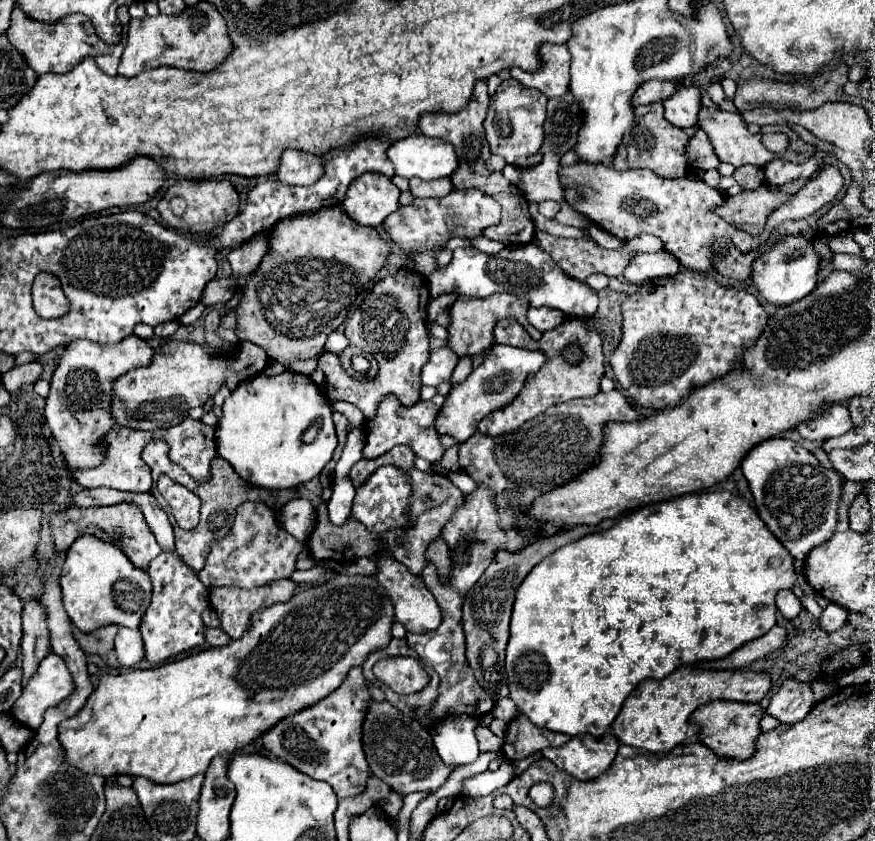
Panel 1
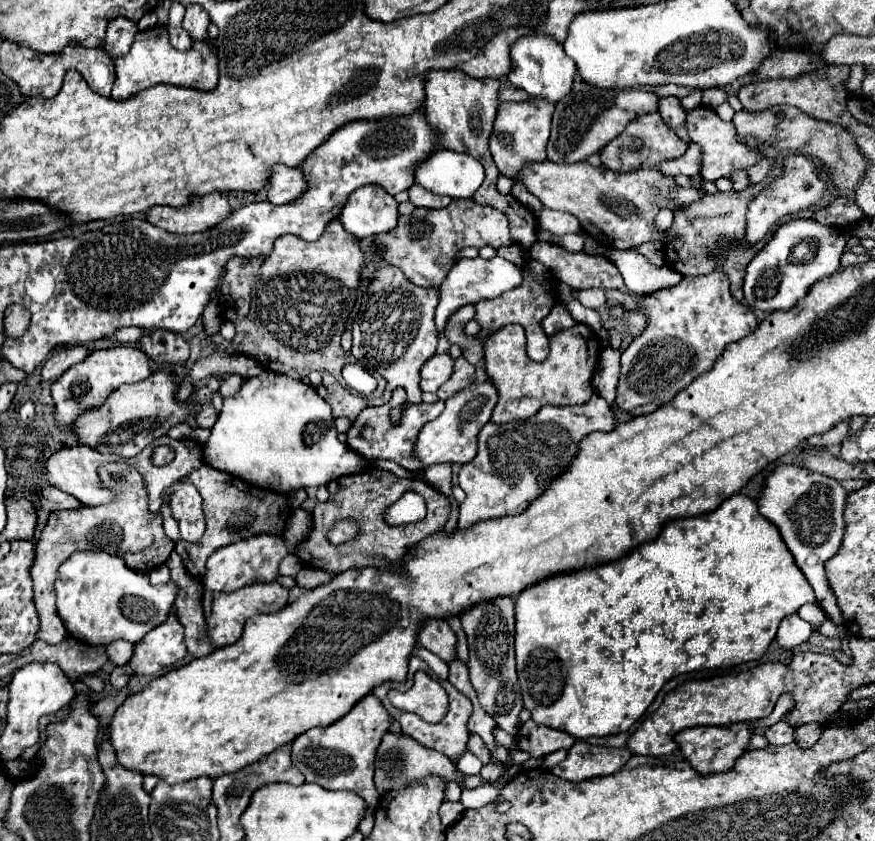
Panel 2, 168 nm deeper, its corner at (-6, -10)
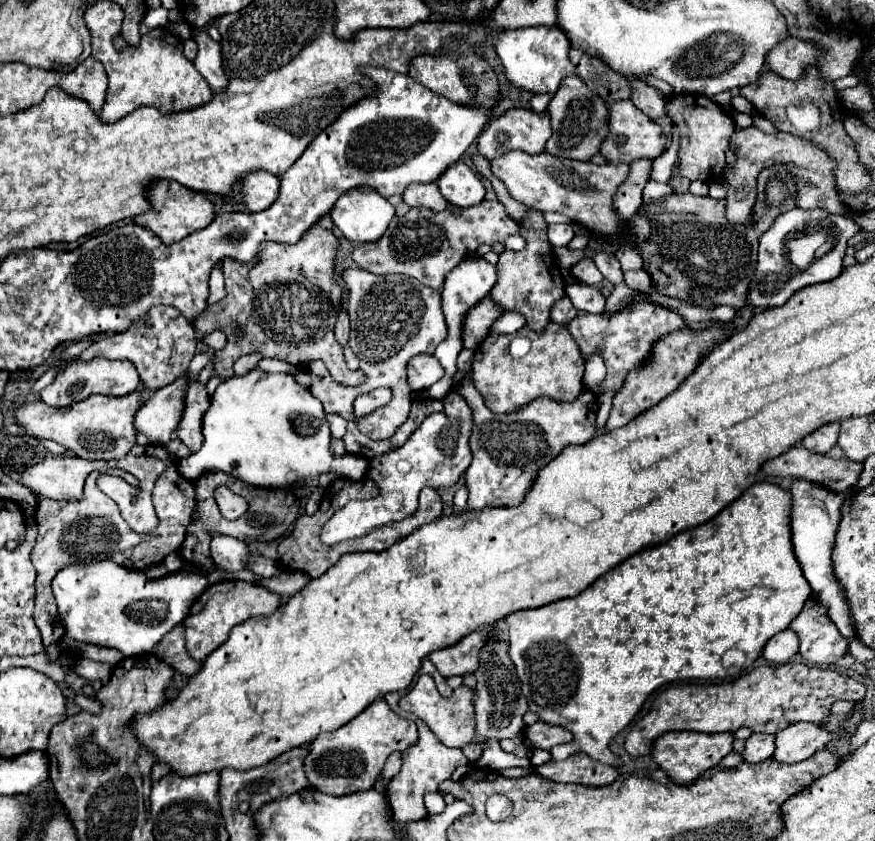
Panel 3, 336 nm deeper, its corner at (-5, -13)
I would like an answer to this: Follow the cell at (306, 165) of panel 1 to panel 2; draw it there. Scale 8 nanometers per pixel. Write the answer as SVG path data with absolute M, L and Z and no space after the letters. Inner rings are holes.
M275 164L269 178L269 196L267 200L273 204L287 204L295 198L301 198L307 192L307 178L303 178L301 168L291 168L283 164Z

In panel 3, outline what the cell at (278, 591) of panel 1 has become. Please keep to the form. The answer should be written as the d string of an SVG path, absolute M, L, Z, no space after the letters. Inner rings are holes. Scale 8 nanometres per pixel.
M220 581L216 585L206 587L206 591L198 597L192 605L188 617L184 619L184 633L186 633L186 649L190 657L196 661L204 661L214 649L218 649L226 639L232 627L244 623L250 617L272 615L280 605L280 595L264 589L256 583L246 581Z

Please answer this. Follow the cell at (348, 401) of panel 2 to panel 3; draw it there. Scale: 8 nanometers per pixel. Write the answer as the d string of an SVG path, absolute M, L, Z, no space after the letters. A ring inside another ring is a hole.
M346 269L342 279L348 289L348 315L350 315L350 349L360 359L360 369L366 381L356 387L338 385L332 381L322 361L310 363L312 387L310 393L322 403L326 413L338 413L348 421L356 421L358 429L370 439L388 439L406 421L410 411L410 385L406 381L406 363L420 353L434 353L436 345L446 337L446 321L440 307L440 293L414 281L406 275L374 275L364 269ZM378 387L392 389L388 405L376 409L366 417L354 415L354 399Z

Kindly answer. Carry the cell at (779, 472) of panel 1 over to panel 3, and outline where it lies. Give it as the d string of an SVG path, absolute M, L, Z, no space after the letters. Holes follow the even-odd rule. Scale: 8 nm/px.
M804 479L794 481L790 487L790 493L794 497L794 507L792 507L792 515L790 515L792 517L792 523L790 523L792 525L792 541L794 541L796 557L804 571L804 577L808 579L816 597L828 607L830 617L836 623L840 635L850 641L856 637L854 621L852 621L844 591L842 591L842 587L834 575L834 569L832 569L832 547L834 547L836 529L840 523L840 507L844 501L844 493L832 493L826 487L804 481Z

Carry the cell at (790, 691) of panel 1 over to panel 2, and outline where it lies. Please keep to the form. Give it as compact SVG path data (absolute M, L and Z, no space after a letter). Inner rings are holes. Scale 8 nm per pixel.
M783 716L777 724L773 724L773 726L765 732L765 736L767 736L769 744L773 744L773 746L783 746L783 744L795 742L795 730L797 730L797 726L789 724L789 720Z

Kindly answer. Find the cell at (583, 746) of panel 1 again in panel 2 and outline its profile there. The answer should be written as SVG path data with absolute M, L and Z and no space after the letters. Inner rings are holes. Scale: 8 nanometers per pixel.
M577 740L569 750L567 758L551 772L571 782L583 782L587 778L609 776L619 772L629 758L631 752L627 748L605 748Z

